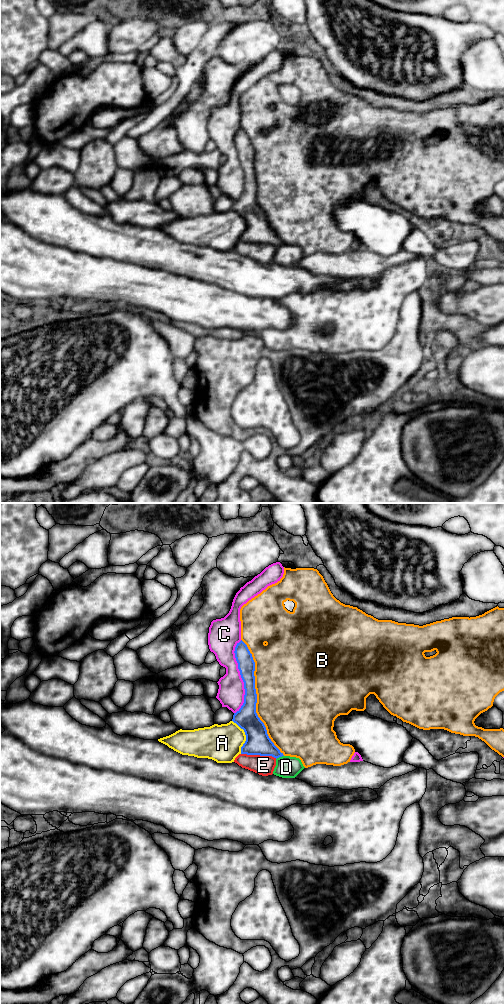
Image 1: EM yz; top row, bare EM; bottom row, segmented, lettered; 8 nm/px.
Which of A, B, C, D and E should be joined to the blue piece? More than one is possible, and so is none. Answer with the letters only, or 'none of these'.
none of these

